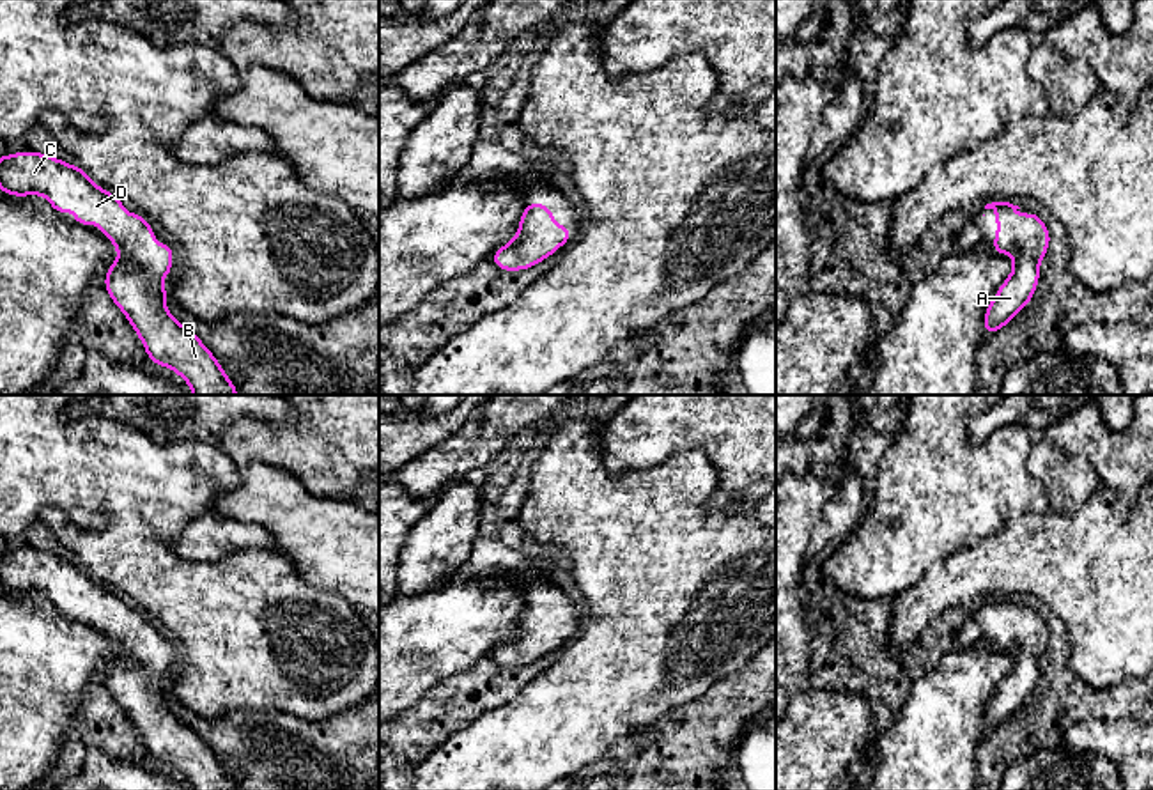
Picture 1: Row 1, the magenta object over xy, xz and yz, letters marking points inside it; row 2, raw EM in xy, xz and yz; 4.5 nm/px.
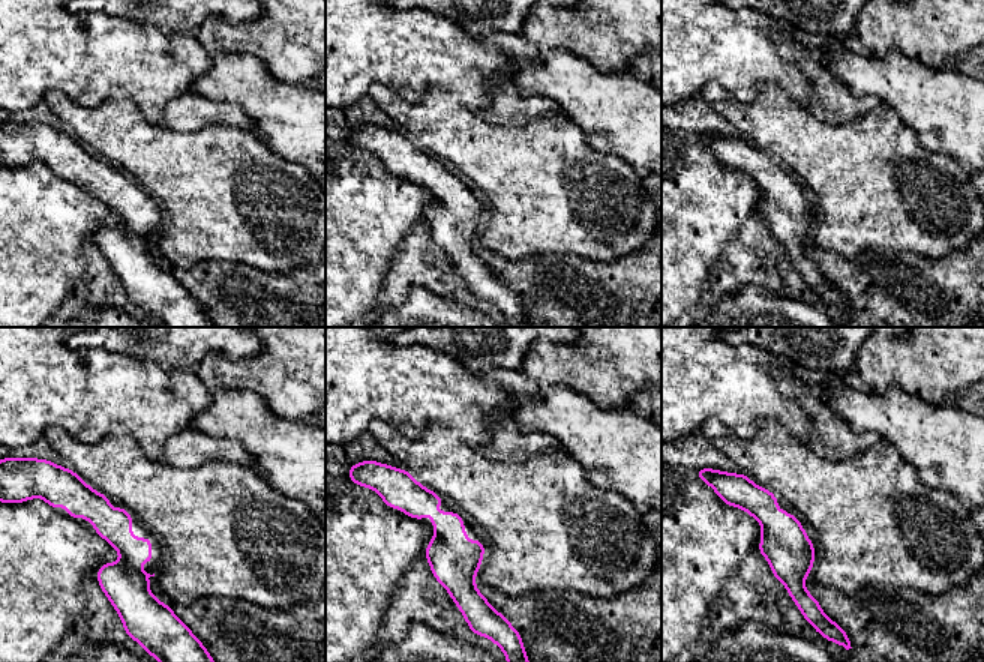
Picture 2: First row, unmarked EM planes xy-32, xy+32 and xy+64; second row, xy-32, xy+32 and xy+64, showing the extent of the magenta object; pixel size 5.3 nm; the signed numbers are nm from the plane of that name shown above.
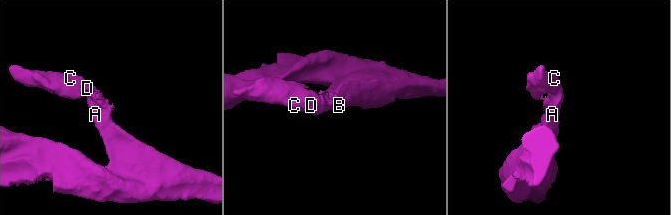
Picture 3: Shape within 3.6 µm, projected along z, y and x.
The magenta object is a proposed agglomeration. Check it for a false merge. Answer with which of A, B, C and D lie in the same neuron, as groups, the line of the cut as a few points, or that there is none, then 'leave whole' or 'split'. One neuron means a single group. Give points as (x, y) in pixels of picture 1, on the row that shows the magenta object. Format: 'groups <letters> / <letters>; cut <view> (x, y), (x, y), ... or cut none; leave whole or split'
groups A B C D; cut none; leave whole

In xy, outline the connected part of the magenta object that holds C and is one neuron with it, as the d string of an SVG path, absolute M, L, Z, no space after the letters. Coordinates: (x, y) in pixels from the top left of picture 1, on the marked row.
M30 151L12 156L0 154L0 190L5 195L18 197L43 195L58 214L73 209L73 221L85 227L94 221L99 230L104 230L119 252L119 260L108 267L104 287L136 329L152 363L175 370L191 386L193 395L237 395L236 386L225 376L213 352L166 310L165 294L168 287L161 285L159 278L172 275L174 246L159 246L151 223L135 213L128 213L119 197L101 190L80 167L71 167L48 154Z

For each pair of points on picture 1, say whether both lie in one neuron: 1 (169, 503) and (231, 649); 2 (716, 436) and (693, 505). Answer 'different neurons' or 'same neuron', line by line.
1: different neurons
2: different neurons

